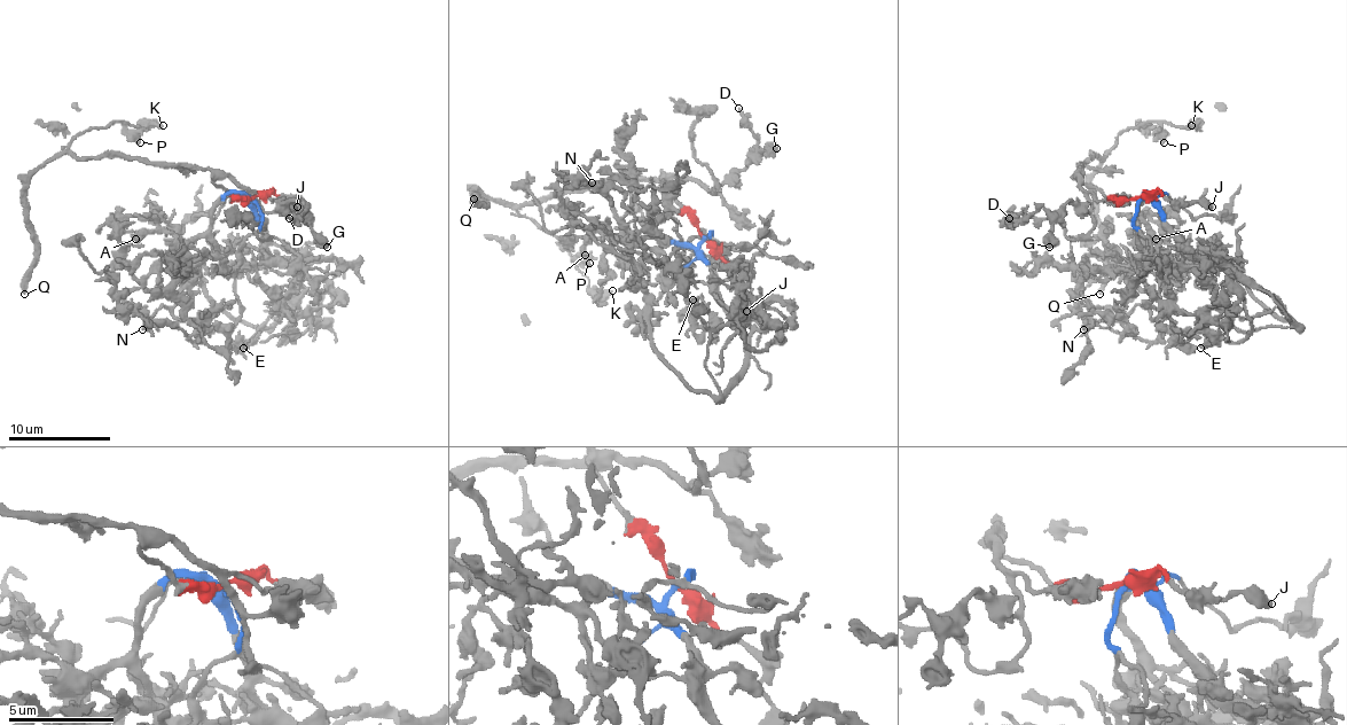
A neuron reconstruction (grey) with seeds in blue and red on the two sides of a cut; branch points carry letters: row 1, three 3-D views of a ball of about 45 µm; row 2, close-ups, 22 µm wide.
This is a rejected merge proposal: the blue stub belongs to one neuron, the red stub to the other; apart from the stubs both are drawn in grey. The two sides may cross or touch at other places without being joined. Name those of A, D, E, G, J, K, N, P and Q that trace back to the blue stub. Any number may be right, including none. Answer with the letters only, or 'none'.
A, E, N

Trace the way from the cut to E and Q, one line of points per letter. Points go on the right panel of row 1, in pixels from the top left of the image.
E: (1141, 200), (1151, 202), (1188, 248), (1251, 279), (1292, 322), (1290, 327), (1230, 327), (1200, 348)
Q: (1138, 200), (1107, 200), (1080, 179), (1080, 166), (1105, 153), (1090, 184), (1105, 243), (1101, 294)

